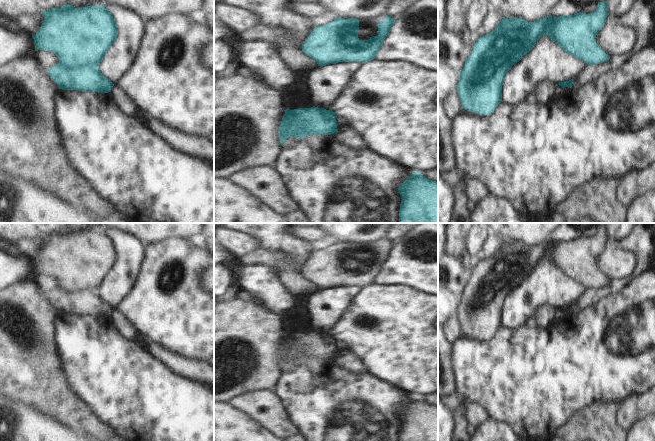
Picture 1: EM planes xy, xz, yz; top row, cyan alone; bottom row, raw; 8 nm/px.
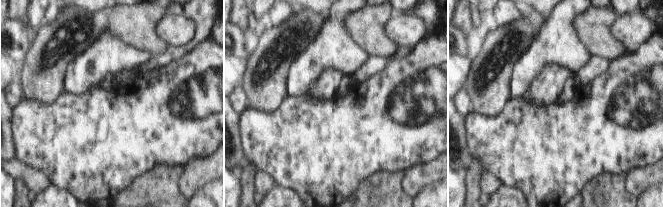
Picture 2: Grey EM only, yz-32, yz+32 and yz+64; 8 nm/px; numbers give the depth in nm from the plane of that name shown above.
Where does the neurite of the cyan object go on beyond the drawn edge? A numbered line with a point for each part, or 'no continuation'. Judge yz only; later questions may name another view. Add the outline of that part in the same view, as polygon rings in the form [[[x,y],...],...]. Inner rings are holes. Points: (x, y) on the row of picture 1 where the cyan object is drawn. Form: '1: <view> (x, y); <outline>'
no continuation

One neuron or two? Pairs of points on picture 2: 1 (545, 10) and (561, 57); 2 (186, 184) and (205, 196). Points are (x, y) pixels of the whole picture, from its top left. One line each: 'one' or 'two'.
1: two
2: two

